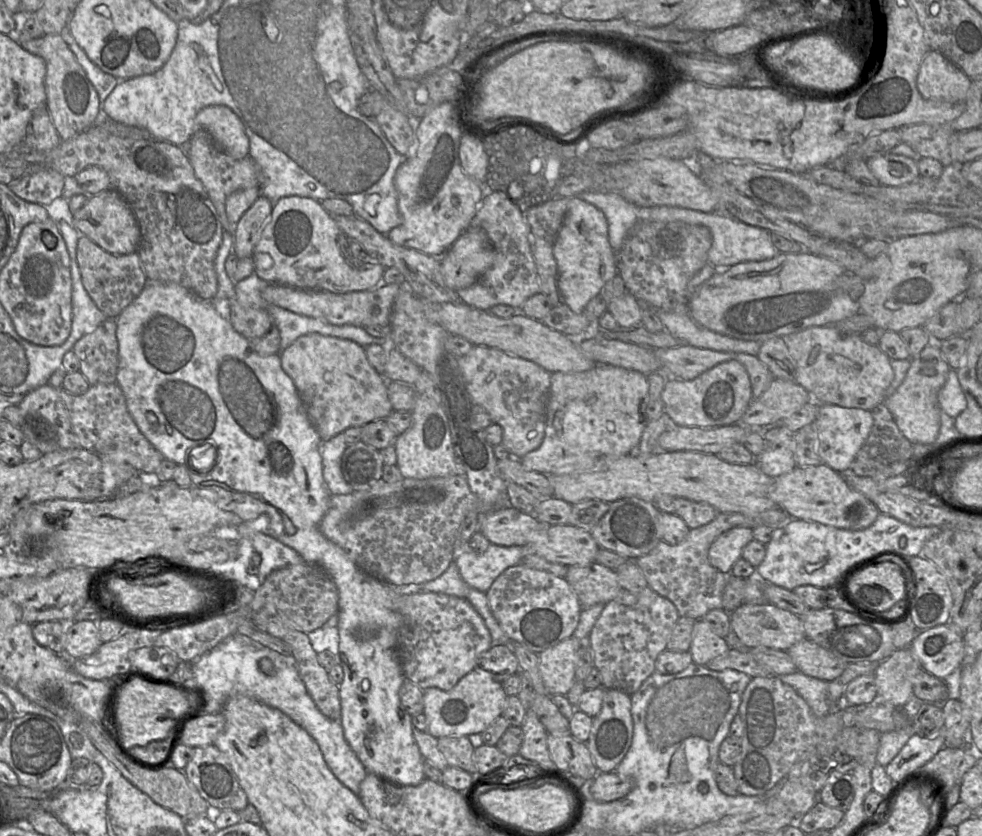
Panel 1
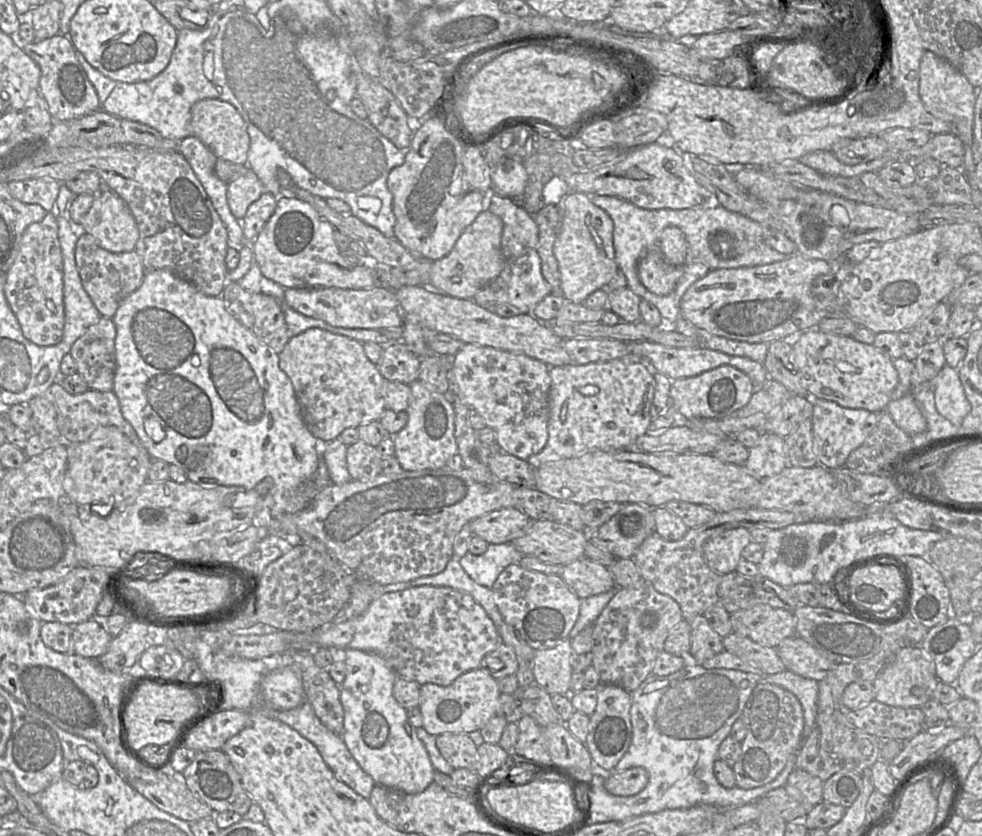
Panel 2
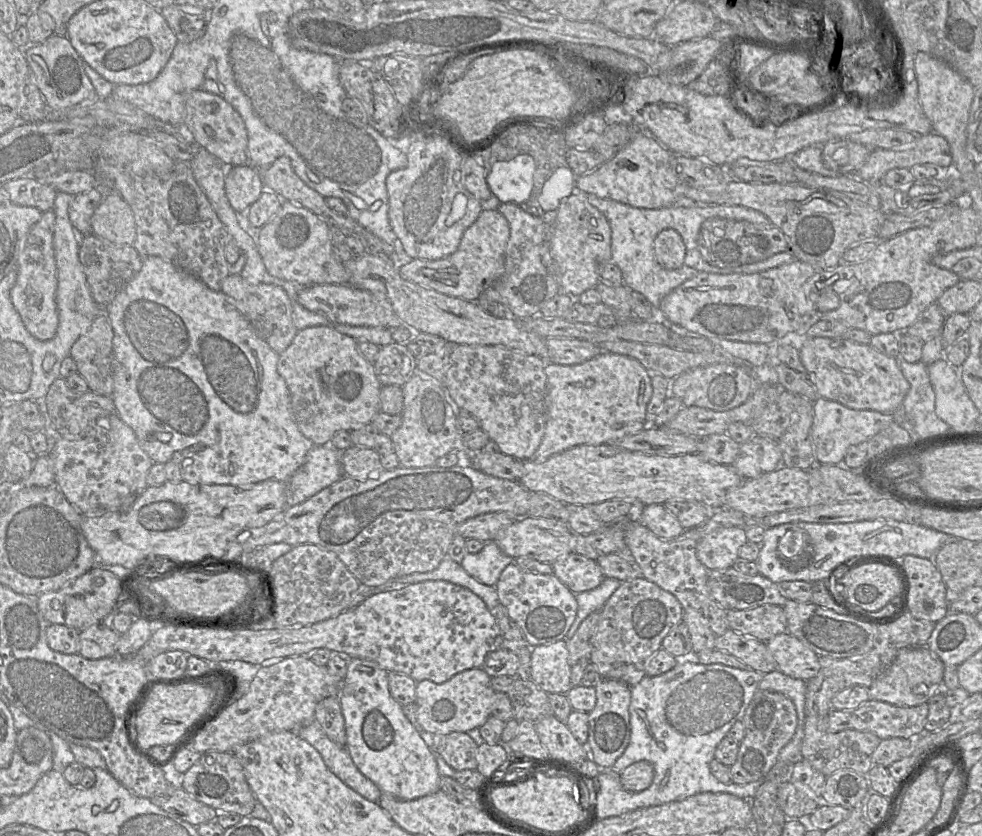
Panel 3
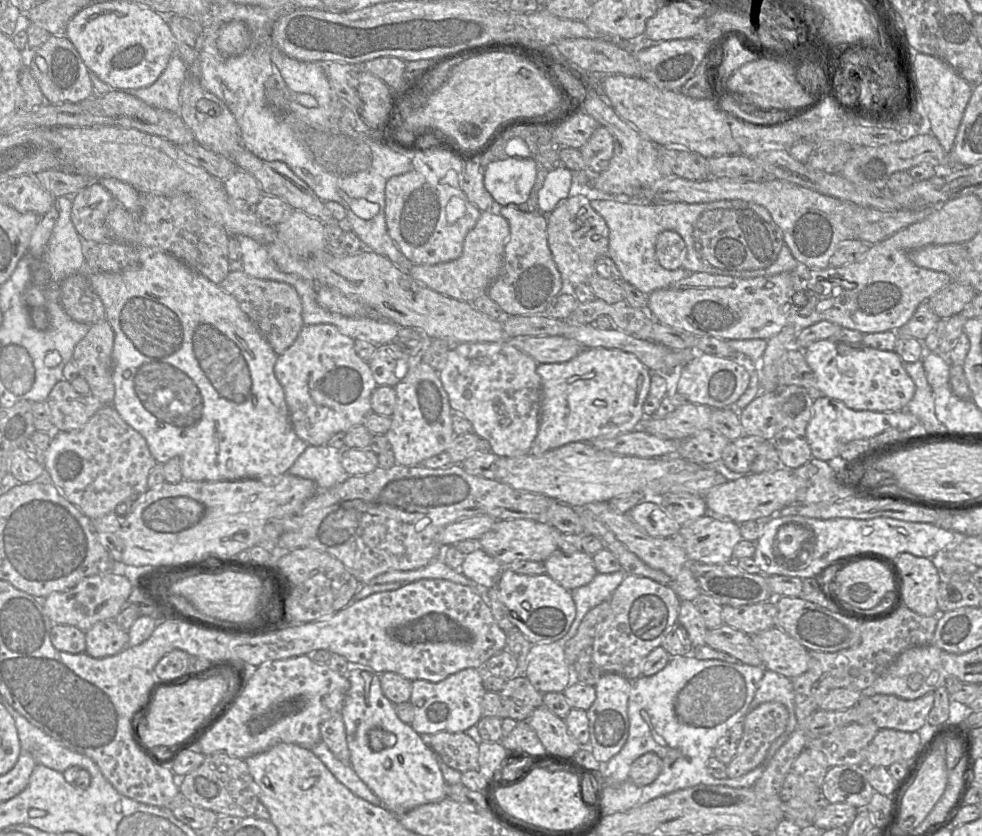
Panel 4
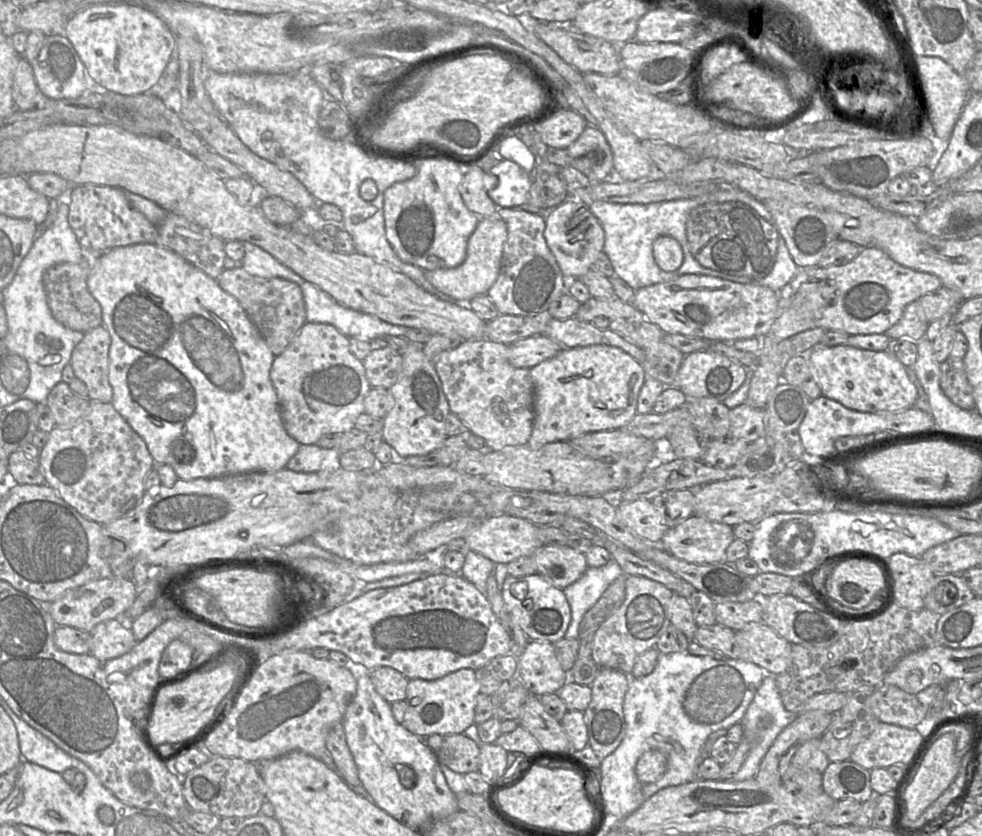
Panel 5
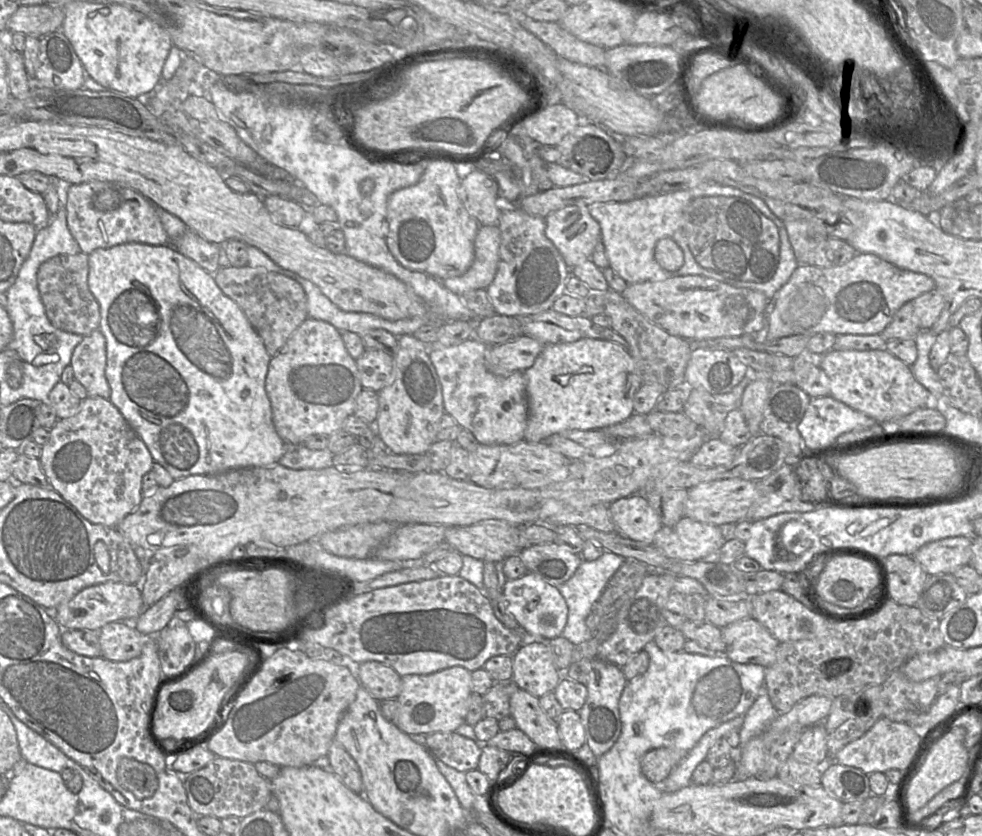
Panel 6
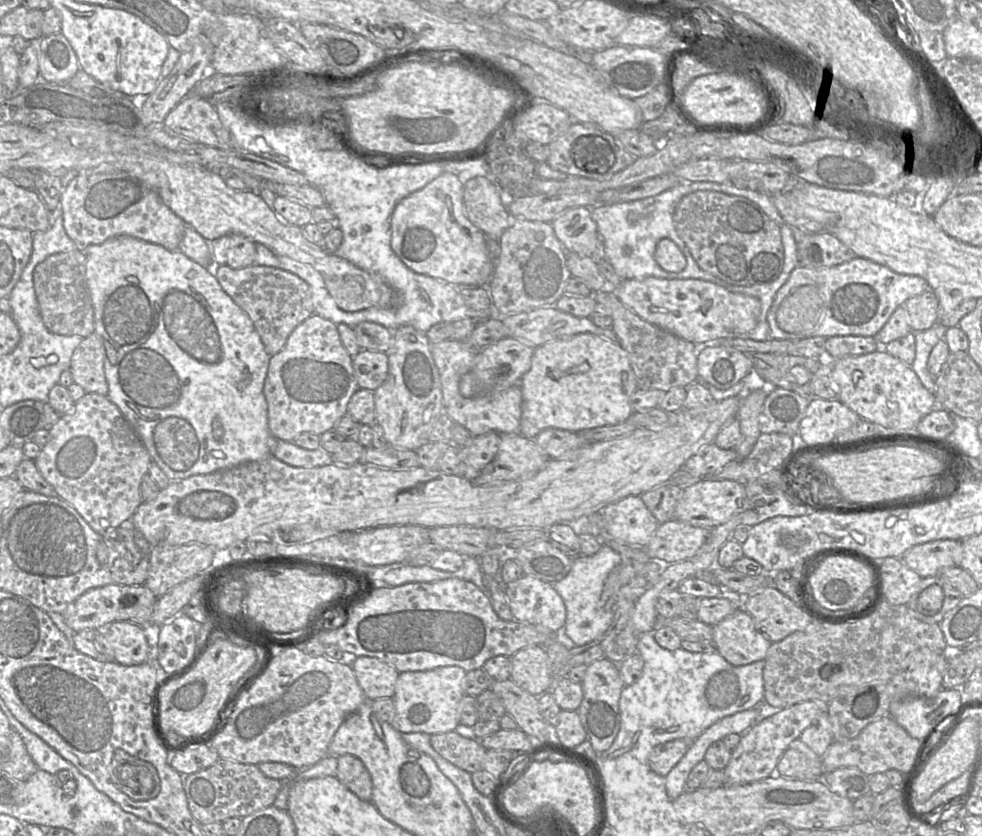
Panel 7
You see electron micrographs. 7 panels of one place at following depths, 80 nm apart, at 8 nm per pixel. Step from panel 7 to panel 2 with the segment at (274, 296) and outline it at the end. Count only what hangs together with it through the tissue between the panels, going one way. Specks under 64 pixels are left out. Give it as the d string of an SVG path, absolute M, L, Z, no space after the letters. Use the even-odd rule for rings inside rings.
M228 279L221 297L226 309L241 324L277 354L283 351L291 338L284 313L274 297L249 292Z

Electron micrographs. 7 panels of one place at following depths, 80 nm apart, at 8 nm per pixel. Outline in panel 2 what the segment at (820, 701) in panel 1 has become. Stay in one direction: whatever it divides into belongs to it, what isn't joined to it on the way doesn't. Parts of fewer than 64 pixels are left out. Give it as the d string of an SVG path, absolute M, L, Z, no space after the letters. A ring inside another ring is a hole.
M791 671L766 675L762 681L778 685L792 693L800 702L804 718L804 740L810 735L817 715L818 682Z

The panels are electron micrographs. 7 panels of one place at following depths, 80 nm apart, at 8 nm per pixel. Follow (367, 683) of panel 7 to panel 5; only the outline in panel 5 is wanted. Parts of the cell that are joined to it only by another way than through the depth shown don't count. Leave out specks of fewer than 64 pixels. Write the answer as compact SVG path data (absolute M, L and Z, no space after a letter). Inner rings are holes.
M391 667L370 670L376 691L389 703L406 699L409 679Z

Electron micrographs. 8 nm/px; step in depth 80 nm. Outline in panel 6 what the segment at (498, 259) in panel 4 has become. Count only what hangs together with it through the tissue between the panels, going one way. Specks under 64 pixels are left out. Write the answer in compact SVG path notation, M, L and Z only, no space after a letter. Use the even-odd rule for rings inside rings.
M480 225L474 240L474 259L465 273L440 280L458 296L475 289L486 289L493 281L501 243L498 225Z

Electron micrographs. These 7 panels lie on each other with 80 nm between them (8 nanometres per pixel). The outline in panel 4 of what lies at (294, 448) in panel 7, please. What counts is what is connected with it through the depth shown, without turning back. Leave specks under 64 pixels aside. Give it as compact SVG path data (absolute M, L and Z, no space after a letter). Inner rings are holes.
M326 444L309 445L291 466L288 473L313 481L318 490L334 487L348 477L341 464L341 451Z

